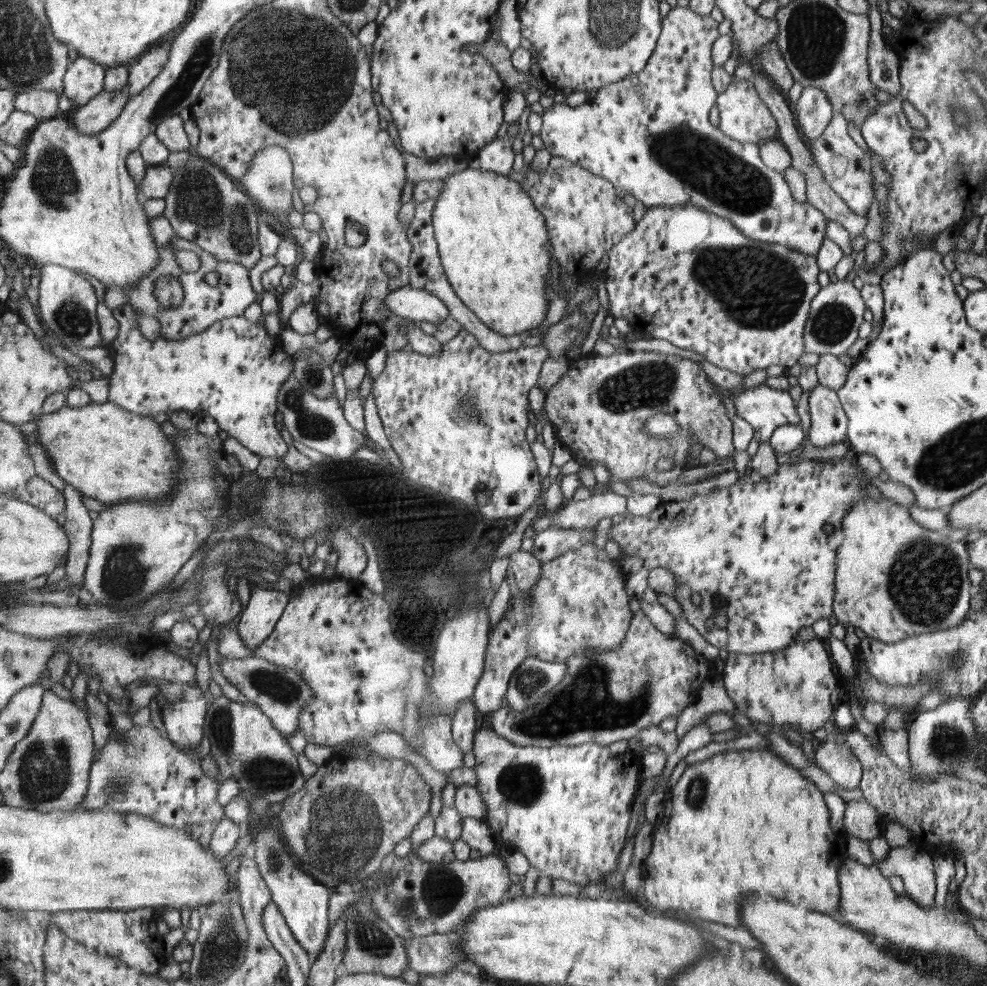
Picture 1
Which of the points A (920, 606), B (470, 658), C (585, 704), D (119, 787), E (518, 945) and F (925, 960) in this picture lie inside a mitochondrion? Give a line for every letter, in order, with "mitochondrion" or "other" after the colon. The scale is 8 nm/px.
A: mitochondrion
B: other
C: mitochondrion
D: mitochondrion
E: other
F: other

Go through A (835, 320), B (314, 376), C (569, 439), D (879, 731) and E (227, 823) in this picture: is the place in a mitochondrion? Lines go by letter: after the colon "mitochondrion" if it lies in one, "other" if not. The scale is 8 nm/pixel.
A: mitochondrion
B: mitochondrion
C: other
D: other
E: other

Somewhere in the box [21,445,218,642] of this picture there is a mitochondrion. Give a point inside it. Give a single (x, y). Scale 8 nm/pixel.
(123, 576)

